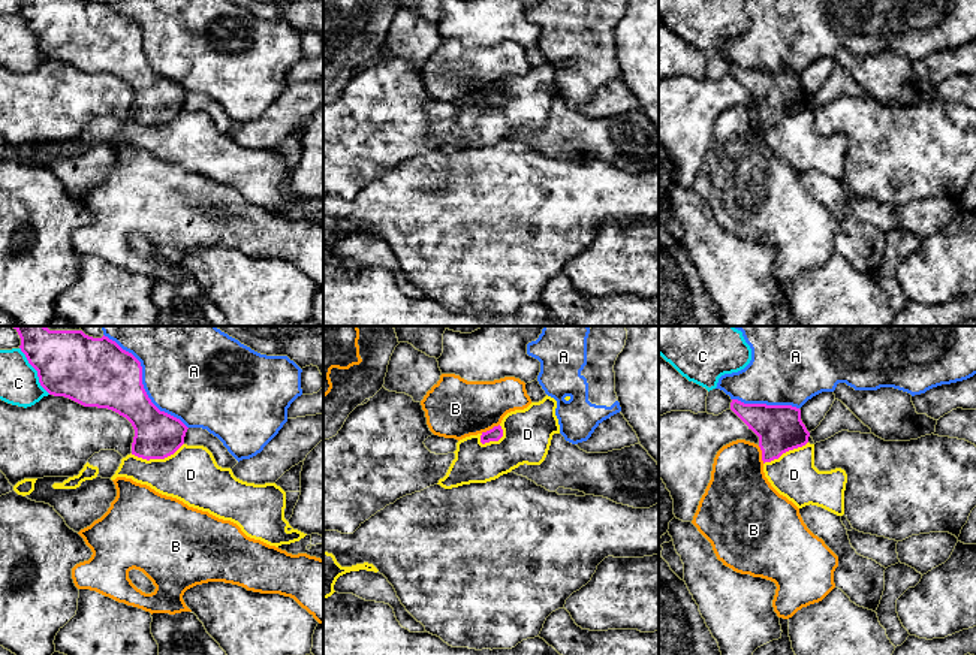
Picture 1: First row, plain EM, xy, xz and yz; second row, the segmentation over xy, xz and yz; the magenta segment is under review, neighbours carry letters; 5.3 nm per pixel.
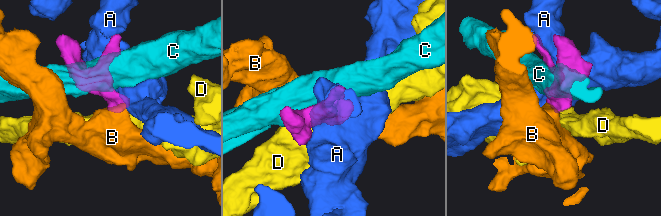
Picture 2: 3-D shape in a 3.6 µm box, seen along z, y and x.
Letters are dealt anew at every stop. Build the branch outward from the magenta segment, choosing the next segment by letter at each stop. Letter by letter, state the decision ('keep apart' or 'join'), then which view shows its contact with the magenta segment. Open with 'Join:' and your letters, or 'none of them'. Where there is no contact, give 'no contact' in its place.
Join: B
A: keep apart; meets magenta in xy
B: join; meets magenta in xz
C: keep apart; meets magenta in xy
D: keep apart; meets magenta in xy

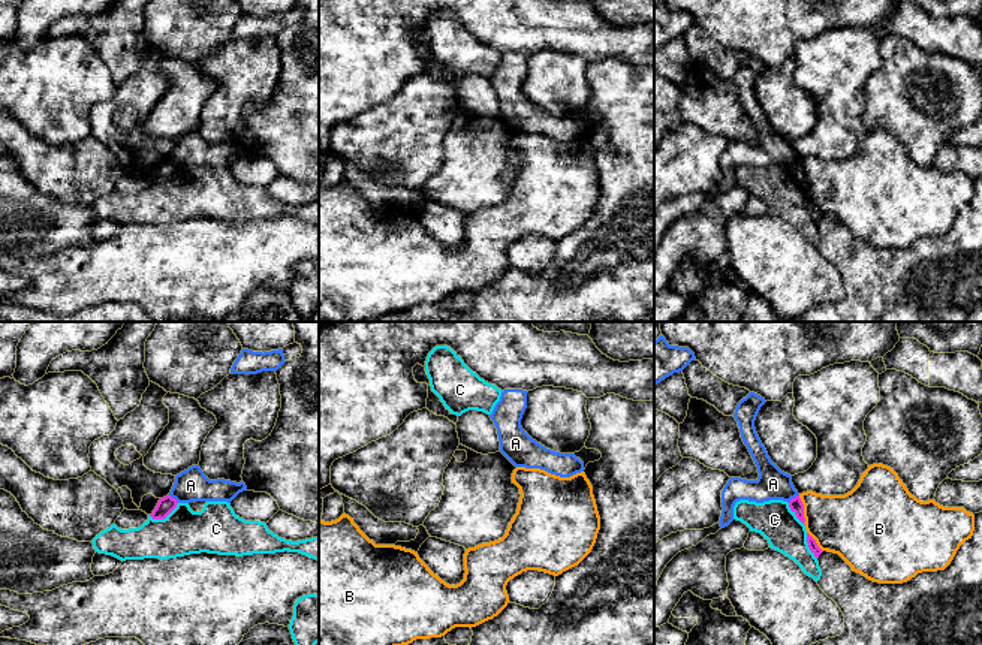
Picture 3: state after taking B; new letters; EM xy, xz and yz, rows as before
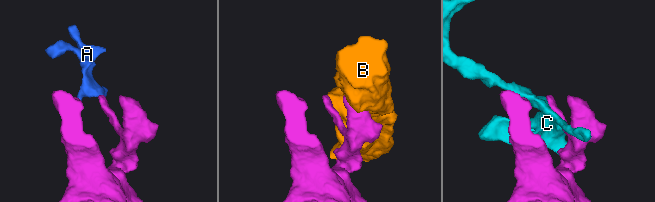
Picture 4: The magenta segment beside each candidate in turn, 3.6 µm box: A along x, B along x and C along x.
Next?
Join: none of them
A: keep apart; meets magenta in yz
B: keep apart; meets magenta in yz
C: keep apart; meets magenta in xy

